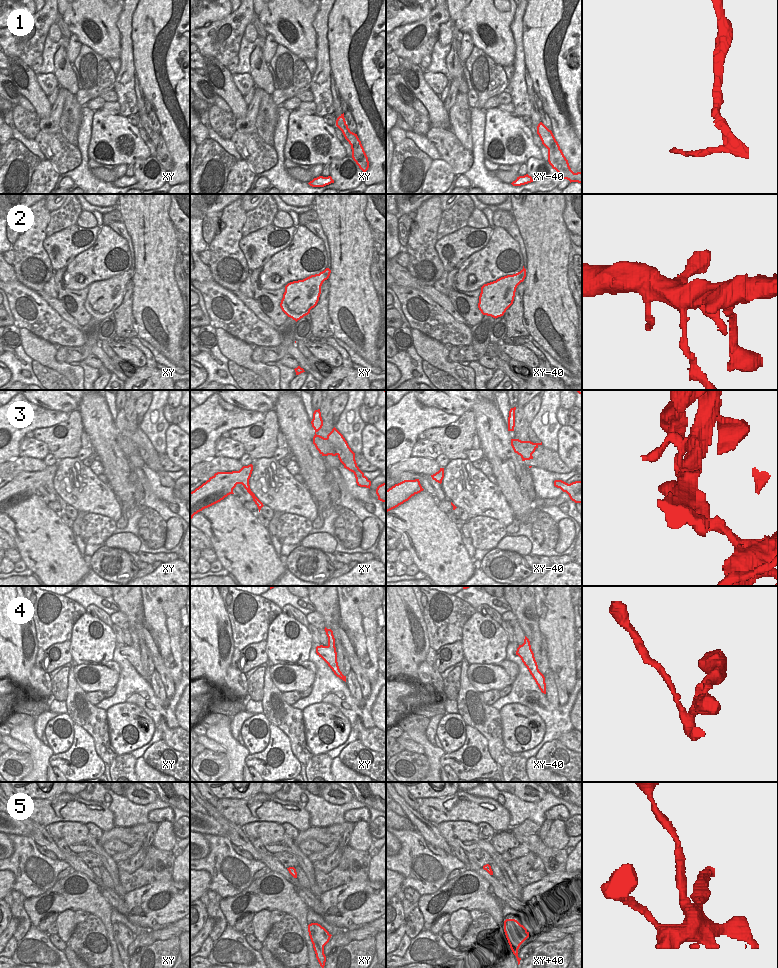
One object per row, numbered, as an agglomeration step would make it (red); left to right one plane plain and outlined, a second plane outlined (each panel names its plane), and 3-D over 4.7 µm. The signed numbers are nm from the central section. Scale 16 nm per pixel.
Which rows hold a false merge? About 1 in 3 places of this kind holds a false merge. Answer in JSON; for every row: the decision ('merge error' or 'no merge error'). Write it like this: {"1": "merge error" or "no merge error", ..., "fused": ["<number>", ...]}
{"1": "merge error", "2": "no merge error", "3": "no merge error", "4": "no merge error", "5": "no merge error", "fused": ["1"]}

